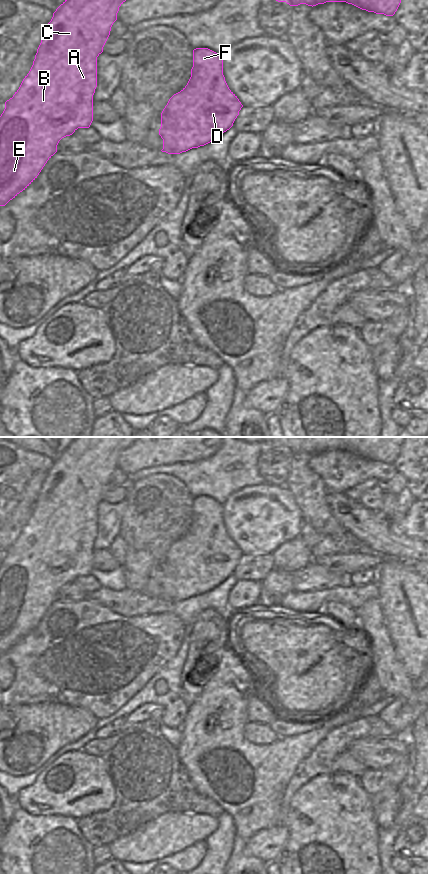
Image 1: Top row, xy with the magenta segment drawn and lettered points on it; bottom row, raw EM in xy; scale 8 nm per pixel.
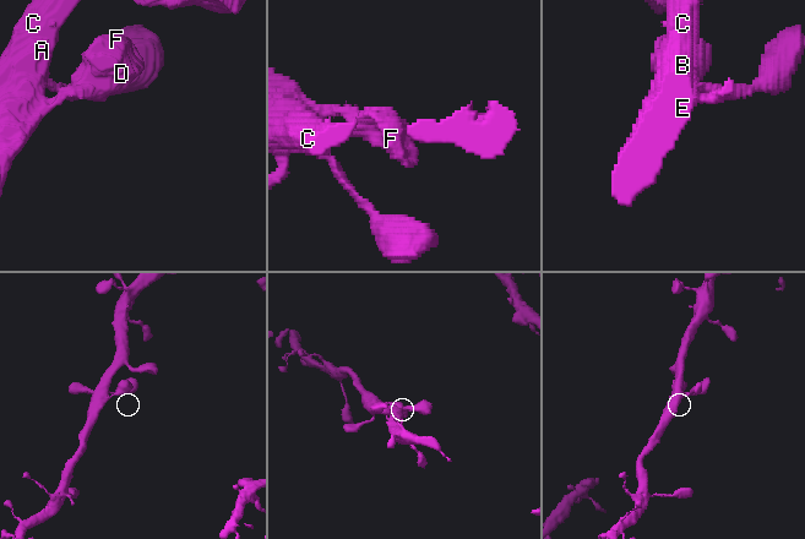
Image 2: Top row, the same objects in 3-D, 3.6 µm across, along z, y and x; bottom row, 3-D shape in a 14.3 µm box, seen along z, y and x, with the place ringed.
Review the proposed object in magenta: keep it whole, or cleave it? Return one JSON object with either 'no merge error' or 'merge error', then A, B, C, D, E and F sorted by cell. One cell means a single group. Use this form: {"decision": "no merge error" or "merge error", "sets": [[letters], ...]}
{"decision": "no merge error", "sets": [["A", "B", "C", "D", "E", "F"]]}

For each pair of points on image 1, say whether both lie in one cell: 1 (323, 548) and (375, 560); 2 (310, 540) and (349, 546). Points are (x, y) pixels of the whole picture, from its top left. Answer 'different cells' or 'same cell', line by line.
1: different cells
2: same cell

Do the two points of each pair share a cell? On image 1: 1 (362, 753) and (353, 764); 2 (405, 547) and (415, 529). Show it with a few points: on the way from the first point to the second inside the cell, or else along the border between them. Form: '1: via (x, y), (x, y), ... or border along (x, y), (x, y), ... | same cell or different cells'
1: border along (347, 751), (367, 767) | different cells
2: border along (390, 525), (396, 533), (401, 533), (417, 540) | different cells

